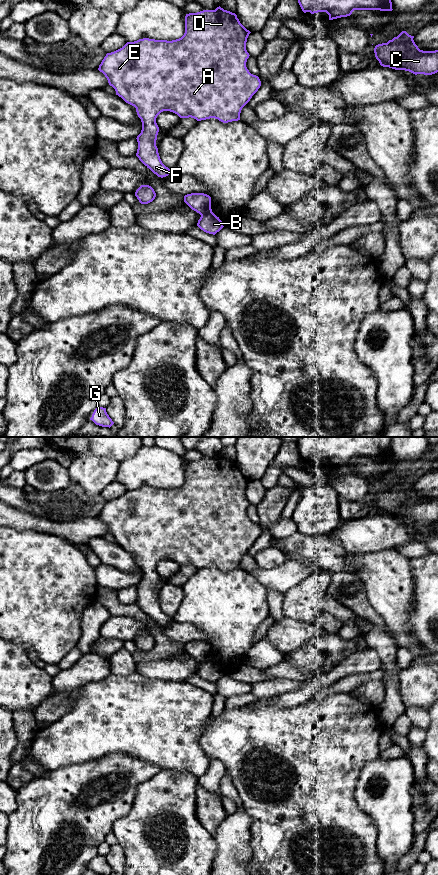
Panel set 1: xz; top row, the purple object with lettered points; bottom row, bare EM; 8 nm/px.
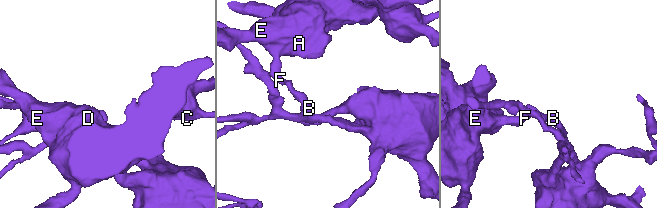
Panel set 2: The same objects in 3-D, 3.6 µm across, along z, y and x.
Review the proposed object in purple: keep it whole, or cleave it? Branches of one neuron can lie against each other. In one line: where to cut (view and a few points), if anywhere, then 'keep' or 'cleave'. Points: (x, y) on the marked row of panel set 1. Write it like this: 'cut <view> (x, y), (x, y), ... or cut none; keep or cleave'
cut xz (211, 211), (201, 215); cleave

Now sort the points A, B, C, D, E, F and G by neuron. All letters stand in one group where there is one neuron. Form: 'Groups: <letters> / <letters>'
Groups: A C D E F G / B

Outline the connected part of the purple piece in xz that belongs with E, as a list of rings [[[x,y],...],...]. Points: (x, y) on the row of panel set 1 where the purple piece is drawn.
[[[219,6],[215,10],[186,14],[185,33],[179,39],[167,41],[143,38],[127,42],[122,48],[107,53],[102,60],[98,70],[105,75],[109,85],[115,89],[116,95],[136,108],[137,115],[141,119],[142,130],[136,138],[138,142],[136,156],[158,177],[166,177],[174,171],[162,163],[156,146],[159,132],[156,118],[161,112],[170,111],[180,118],[191,117],[197,121],[215,118],[228,123],[240,120],[242,108],[261,86],[259,77],[251,74],[246,67],[250,56],[246,50],[246,42],[250,33],[240,23],[235,13]]]

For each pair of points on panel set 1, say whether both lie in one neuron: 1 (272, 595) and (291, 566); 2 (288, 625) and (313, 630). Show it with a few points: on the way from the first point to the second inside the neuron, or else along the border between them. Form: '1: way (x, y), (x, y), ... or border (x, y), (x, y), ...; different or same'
1: border (265, 586), (269, 586), (283, 594); different
2: way (294, 630), (307, 630); same

